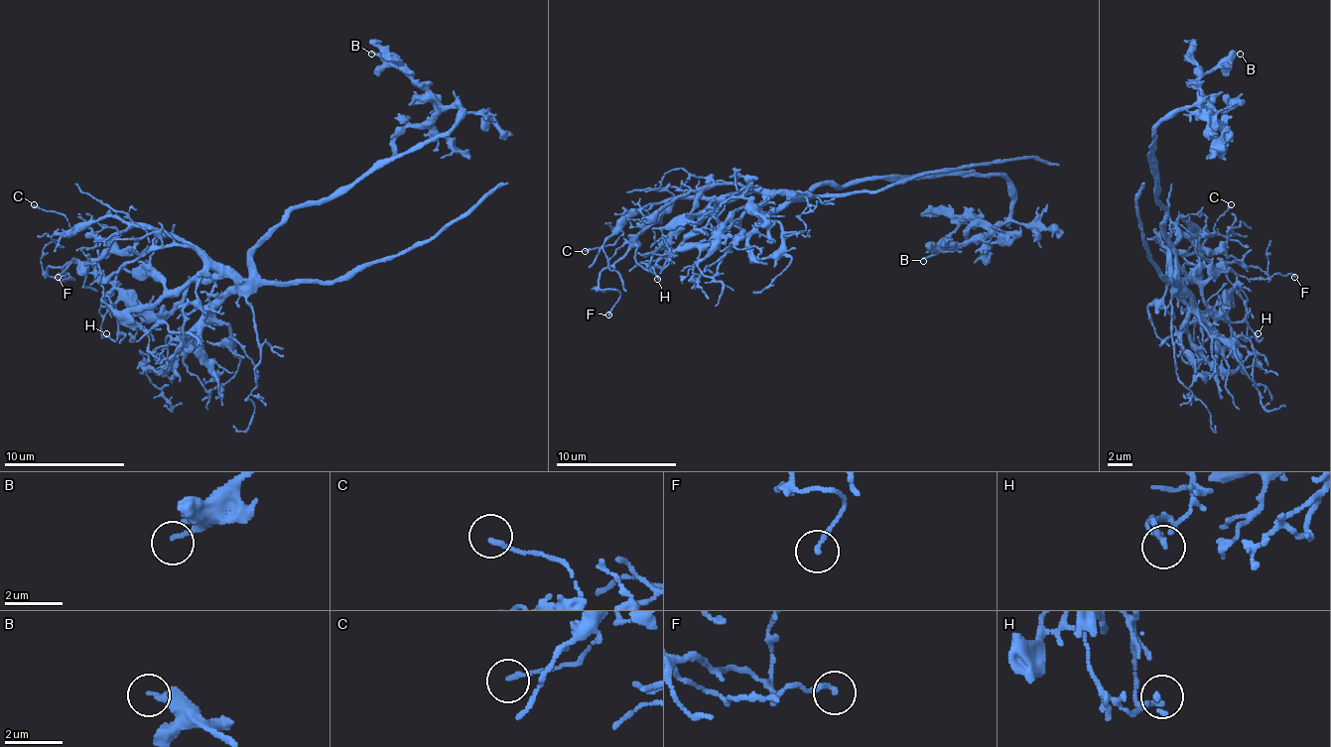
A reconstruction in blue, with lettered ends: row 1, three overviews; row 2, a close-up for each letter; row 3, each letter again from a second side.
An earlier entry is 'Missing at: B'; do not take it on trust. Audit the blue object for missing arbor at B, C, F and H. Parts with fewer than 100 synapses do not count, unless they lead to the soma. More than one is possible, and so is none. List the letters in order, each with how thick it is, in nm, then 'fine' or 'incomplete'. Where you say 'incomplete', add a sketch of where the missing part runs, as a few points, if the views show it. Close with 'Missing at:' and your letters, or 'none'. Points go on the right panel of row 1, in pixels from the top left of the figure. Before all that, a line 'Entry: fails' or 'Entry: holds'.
Entry: fails
B: 120 nm | fine
C: 150 nm | fine
F: 160 nm | fine
H: 140 nm | fine
Missing at: none

